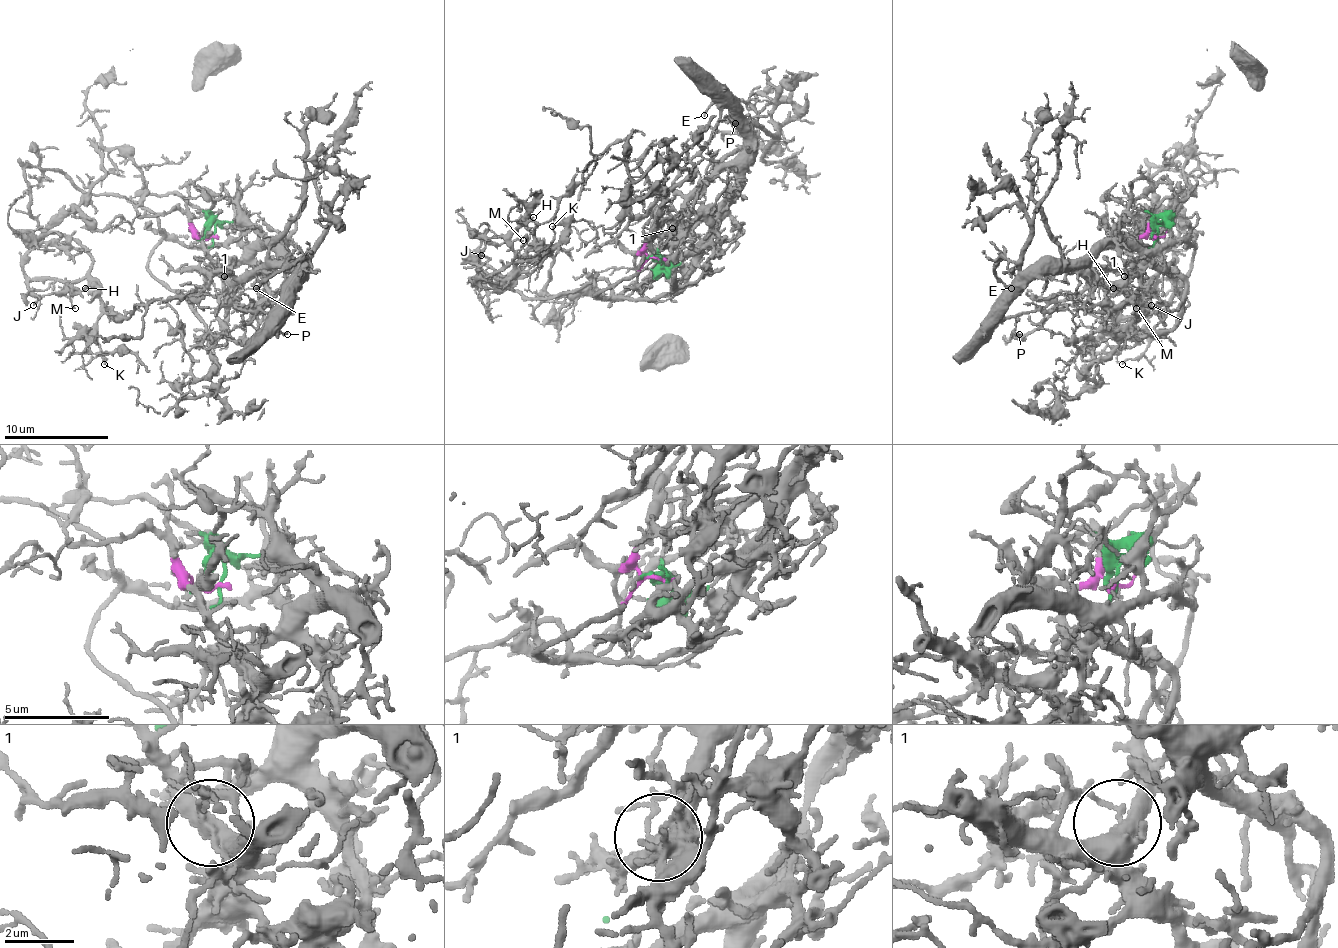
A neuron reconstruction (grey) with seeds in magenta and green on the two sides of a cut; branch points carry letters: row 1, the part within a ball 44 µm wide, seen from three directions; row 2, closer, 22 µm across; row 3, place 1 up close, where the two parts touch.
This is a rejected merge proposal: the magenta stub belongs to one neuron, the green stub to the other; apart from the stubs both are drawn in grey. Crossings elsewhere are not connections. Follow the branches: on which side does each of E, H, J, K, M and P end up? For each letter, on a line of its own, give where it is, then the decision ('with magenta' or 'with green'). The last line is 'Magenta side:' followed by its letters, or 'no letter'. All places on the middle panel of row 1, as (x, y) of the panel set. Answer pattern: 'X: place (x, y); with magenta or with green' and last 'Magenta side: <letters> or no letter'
E: place (704, 115); with magenta
H: place (533, 217); with green
J: place (481, 255); with green
K: place (552, 226); with green
M: place (523, 240); with green
P: place (735, 123); with magenta
Magenta side: E, P

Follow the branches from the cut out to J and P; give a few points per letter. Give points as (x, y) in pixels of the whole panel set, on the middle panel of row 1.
J: (662, 262), (602, 298), (547, 290), (547, 254), (503, 283), (474, 280), (513, 249), (492, 236), (482, 254)
P: (662, 259), (643, 246), (664, 236), (680, 210), (740, 152), (740, 119), (724, 108), (719, 119), (734, 124)

